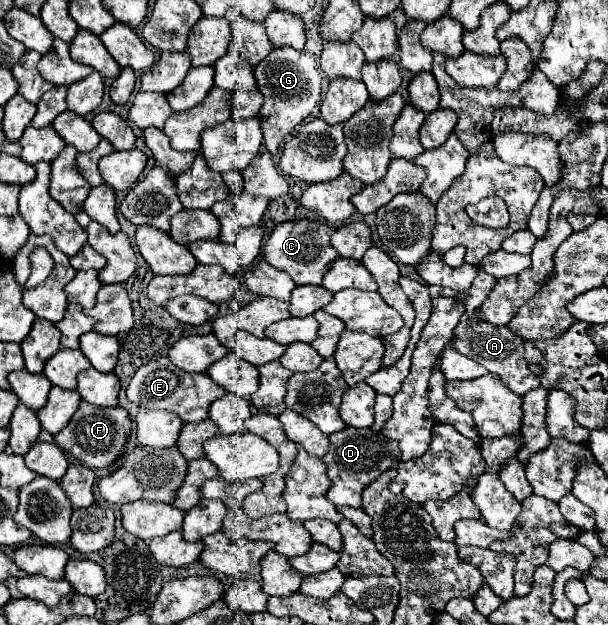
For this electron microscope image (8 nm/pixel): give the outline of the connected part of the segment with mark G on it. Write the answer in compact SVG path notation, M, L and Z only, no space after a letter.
M274 48L264 62L254 66L254 76L258 90L264 96L258 118L262 122L264 144L270 154L278 154L284 138L304 120L320 102L320 82L322 76L310 54L298 52L294 48Z

